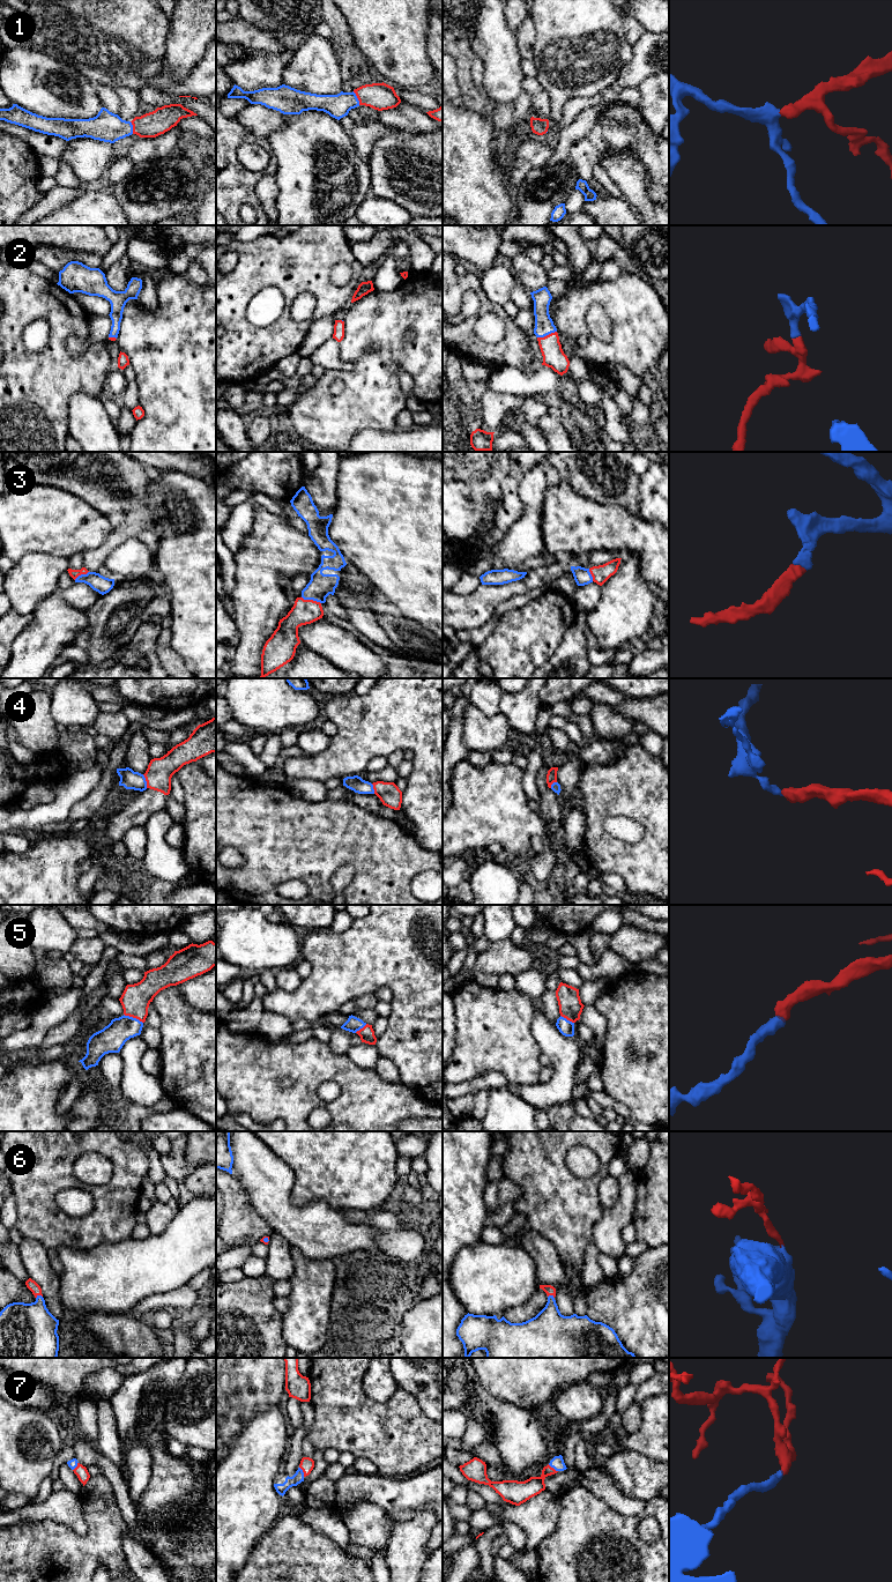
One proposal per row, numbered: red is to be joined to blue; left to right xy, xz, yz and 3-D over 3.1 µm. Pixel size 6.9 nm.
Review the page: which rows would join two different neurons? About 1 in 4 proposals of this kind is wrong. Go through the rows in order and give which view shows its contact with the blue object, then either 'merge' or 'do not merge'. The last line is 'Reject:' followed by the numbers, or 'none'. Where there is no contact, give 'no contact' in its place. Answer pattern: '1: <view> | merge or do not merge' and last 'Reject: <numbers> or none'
1: xz | merge
2: yz | merge
3: xz | merge
4: xy | do not merge
5: xy | merge
6: xy | merge
7: xz | merge
Reject: 4

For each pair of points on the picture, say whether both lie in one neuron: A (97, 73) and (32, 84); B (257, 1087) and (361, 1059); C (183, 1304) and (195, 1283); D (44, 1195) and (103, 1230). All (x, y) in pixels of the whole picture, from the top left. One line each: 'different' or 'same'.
A: different
B: different
C: different
D: same

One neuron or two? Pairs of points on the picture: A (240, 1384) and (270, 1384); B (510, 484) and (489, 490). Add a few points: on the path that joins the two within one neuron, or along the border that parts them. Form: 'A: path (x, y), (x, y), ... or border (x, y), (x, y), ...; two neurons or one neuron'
A: path (247, 1384), (264, 1384); one neuron
B: border (512, 463), (502, 483), (503, 509), (497, 513); two neurons

